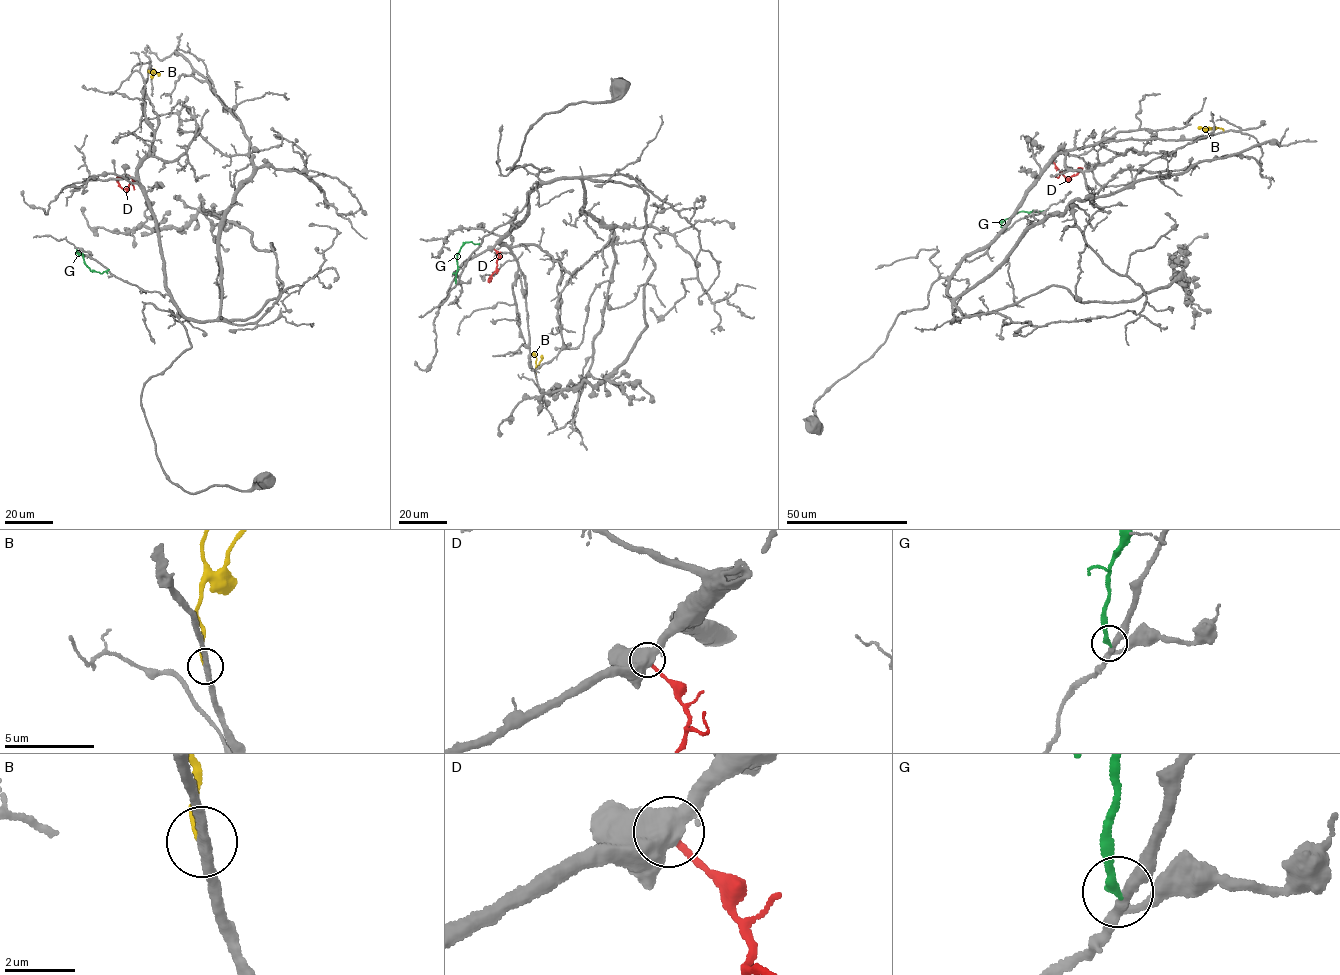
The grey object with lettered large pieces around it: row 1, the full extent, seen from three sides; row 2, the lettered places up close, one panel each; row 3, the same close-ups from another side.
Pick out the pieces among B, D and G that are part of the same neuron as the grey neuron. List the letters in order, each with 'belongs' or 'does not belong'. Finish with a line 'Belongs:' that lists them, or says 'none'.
B: does not belong
D: does not belong
G: does not belong
Belongs: none

